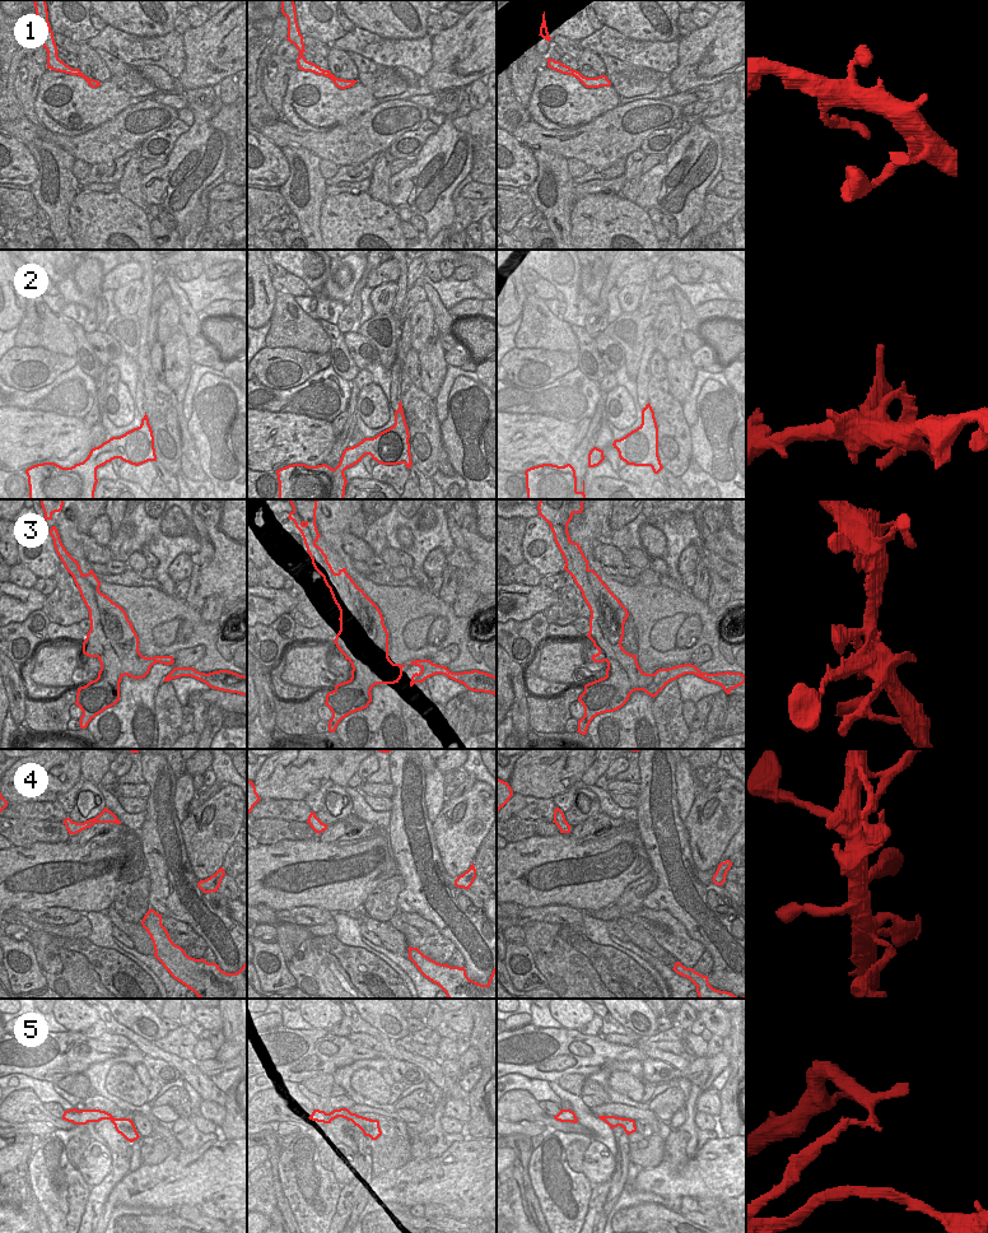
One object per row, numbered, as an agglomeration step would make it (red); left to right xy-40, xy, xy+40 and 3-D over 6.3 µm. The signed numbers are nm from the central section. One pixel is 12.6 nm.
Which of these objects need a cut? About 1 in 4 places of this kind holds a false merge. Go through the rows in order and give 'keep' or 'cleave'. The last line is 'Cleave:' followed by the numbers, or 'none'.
1: keep
2: keep
3: cleave
4: keep
5: cleave
Cleave: 3, 5

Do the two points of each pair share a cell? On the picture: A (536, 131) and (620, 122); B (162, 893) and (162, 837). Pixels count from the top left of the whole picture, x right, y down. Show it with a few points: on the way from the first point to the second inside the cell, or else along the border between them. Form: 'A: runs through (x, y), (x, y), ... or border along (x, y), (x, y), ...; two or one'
A: runs through (557, 138), (600, 138); one
B: runs through (162, 879), (162, 851); one

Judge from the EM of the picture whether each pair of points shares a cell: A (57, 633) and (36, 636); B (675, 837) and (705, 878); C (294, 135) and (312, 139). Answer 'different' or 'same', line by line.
A: different
B: same
C: same

